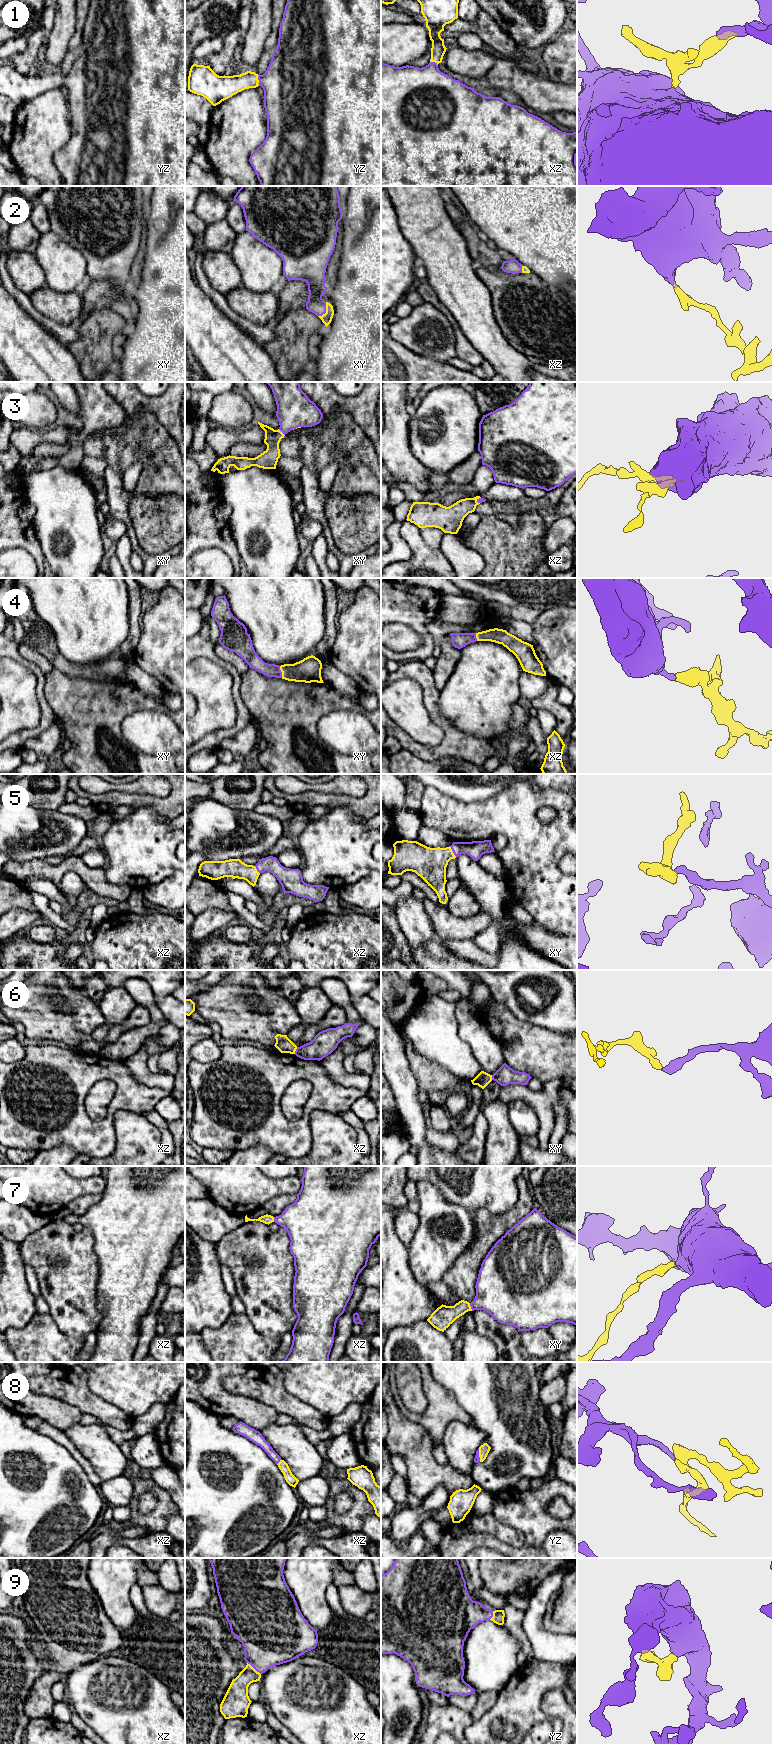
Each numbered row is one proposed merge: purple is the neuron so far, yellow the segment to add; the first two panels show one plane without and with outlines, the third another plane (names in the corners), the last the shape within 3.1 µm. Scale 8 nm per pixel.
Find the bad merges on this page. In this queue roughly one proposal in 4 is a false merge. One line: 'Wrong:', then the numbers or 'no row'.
Wrong: 6

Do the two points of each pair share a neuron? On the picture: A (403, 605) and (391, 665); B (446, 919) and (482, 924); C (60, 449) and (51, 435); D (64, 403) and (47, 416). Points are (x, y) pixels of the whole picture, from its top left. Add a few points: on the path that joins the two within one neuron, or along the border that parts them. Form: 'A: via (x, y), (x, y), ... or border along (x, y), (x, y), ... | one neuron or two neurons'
A: border along (391, 659), (400, 663) | two neurons
B: via (455, 924), (473, 924) | one neuron
C: border along (67, 441), (65, 443), (39, 443), (34, 448) | two neurons
D: border along (50, 393), (61, 411) | two neurons

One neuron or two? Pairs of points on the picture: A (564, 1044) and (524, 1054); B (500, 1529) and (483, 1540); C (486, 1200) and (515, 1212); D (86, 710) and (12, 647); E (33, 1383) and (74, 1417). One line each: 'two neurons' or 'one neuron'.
A: one neuron
B: two neurons
C: two neurons
D: two neurons
E: two neurons

